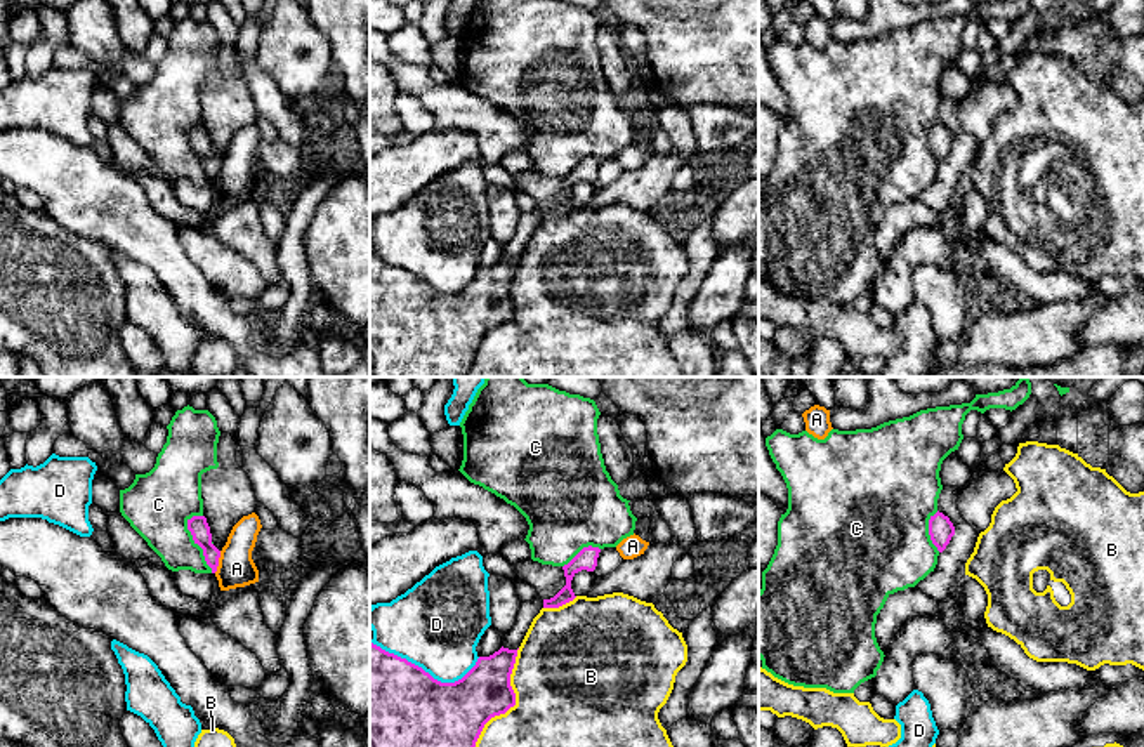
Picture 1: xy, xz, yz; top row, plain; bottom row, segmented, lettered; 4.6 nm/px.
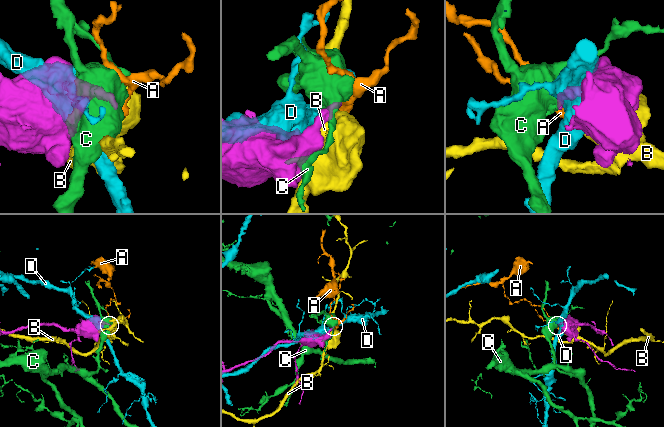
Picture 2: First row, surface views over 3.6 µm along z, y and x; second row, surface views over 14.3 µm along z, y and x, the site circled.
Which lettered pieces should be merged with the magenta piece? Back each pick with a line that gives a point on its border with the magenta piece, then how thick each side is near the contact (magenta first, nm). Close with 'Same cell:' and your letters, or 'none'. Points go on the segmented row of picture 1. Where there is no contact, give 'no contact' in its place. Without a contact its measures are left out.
Same cell: none

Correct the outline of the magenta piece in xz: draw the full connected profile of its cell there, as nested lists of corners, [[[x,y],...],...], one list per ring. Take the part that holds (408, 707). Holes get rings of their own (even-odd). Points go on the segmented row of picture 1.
[[[370,643],[370,747],[476,747],[484,724],[516,705],[510,674],[517,650],[479,657],[455,683],[441,683],[422,667]]]

